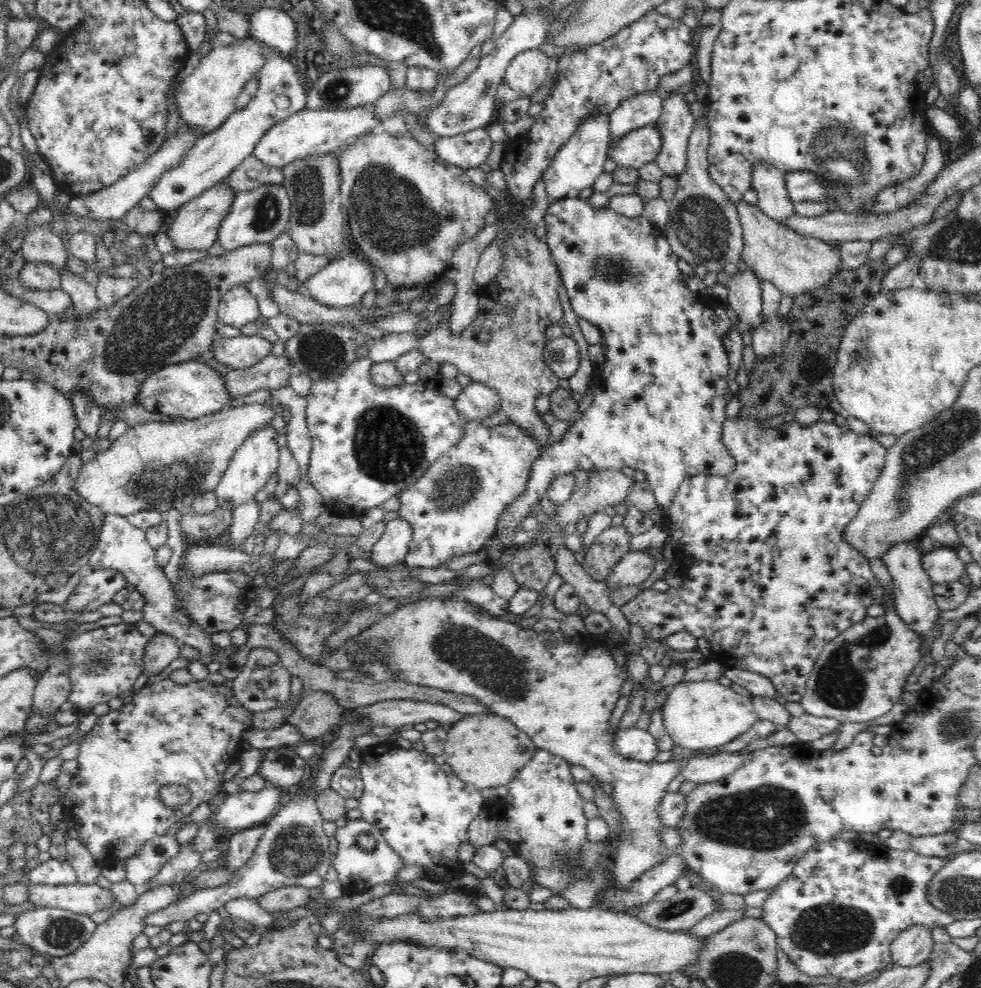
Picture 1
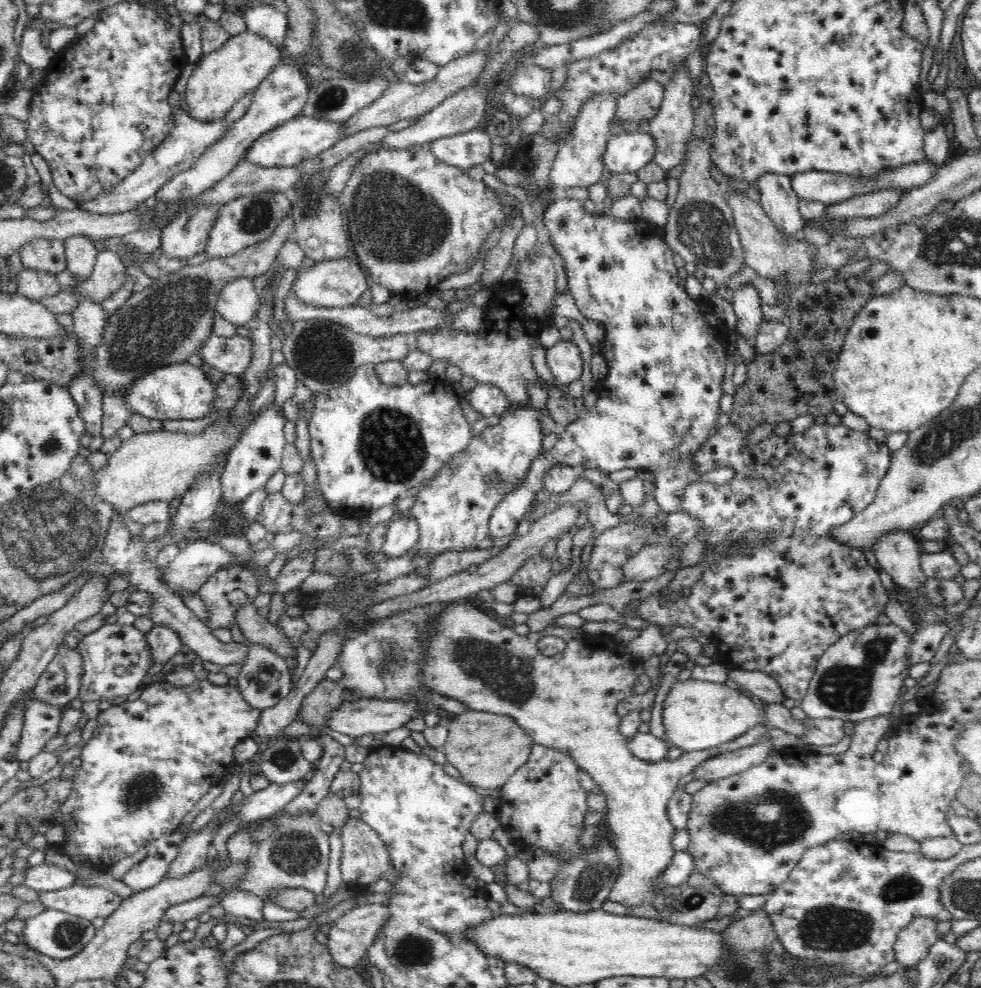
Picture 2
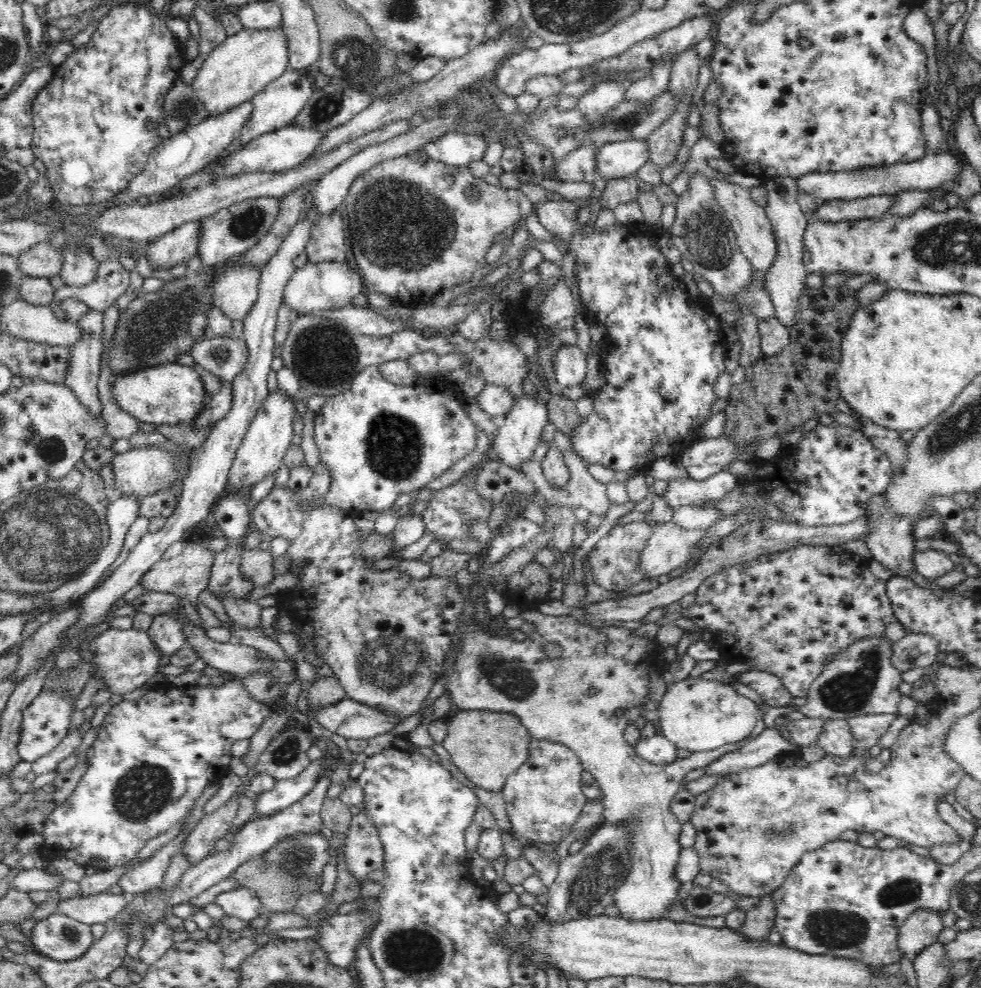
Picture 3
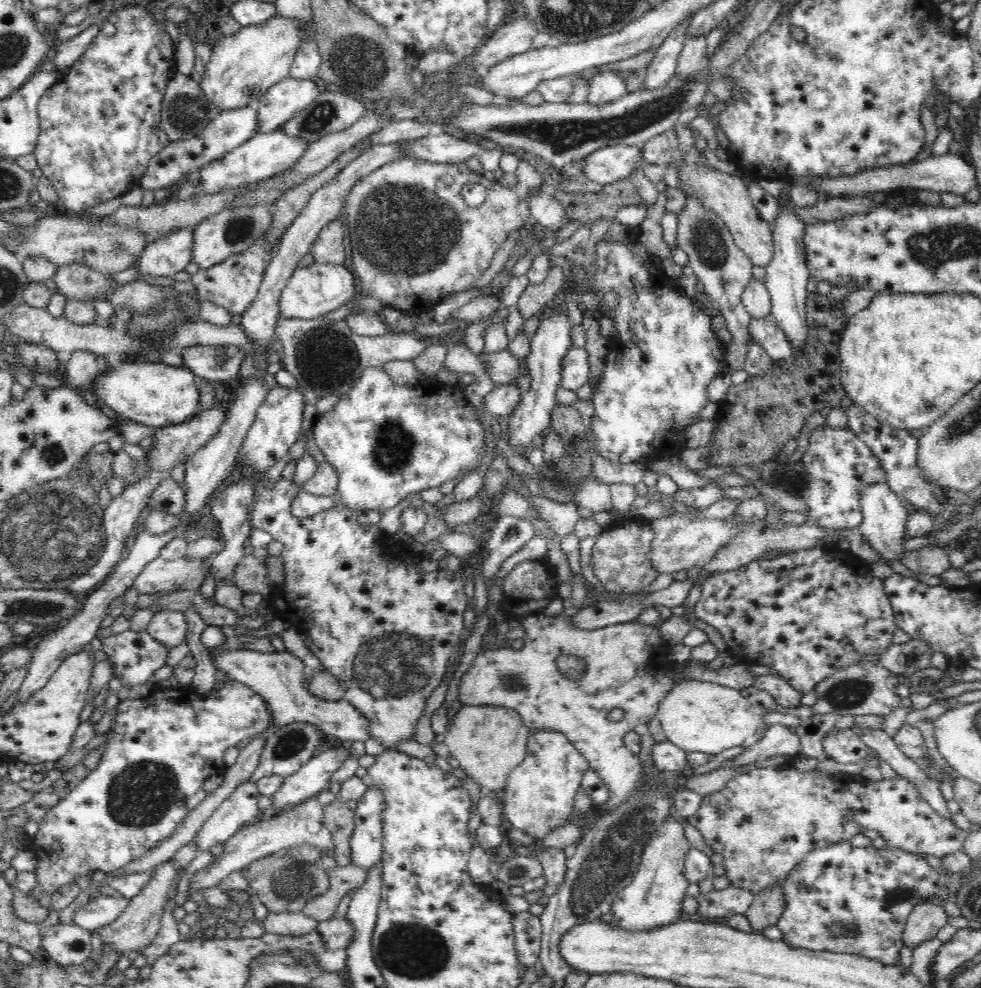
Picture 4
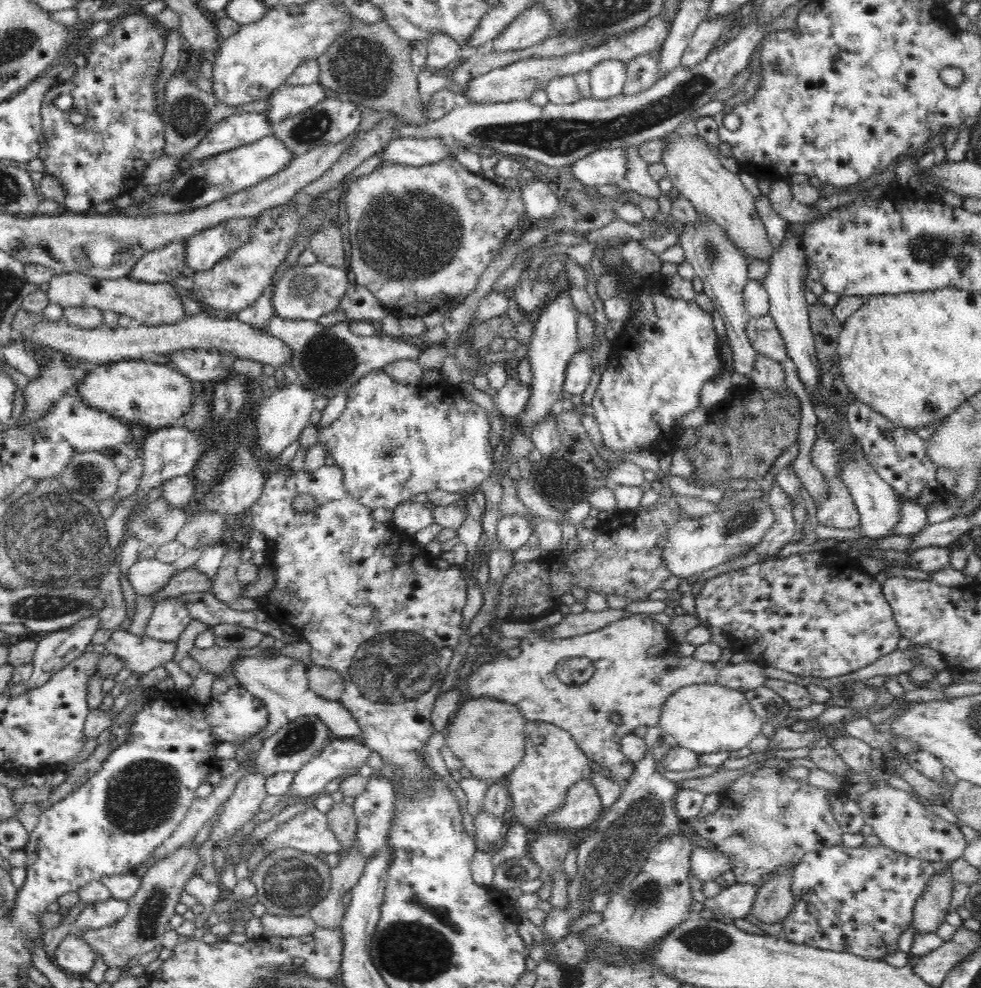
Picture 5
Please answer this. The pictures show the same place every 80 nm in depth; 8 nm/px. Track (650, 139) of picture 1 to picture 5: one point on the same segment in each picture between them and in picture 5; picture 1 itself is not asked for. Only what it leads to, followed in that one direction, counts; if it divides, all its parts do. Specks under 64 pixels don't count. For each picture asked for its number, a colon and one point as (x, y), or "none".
2: (630, 152)
3: (613, 160)
4: (607, 165)
5: (607, 166)

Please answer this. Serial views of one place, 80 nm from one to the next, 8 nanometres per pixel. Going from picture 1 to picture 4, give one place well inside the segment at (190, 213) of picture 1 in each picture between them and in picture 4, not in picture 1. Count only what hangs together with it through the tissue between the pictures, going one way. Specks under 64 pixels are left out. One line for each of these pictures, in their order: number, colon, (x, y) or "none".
2: (188, 234)
3: (178, 247)
4: (164, 258)

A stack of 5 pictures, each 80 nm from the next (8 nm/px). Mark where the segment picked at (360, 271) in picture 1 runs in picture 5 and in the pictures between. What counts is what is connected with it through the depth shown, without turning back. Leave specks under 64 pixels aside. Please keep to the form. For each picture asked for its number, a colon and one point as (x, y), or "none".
2: (336, 283)
3: (324, 286)
4: (312, 292)
5: (307, 293)

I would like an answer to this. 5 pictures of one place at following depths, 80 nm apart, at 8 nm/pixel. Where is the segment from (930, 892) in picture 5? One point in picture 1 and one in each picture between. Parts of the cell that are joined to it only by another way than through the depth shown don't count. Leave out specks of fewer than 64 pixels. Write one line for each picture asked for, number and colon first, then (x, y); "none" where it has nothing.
1: (912, 946)
2: (913, 941)
3: (921, 928)
4: (927, 917)

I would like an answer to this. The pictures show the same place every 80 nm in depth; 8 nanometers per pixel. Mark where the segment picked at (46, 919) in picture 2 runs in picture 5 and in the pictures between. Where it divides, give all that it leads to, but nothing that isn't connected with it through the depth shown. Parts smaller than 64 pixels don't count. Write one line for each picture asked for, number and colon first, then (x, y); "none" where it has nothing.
3: (59, 937)
4: (69, 945)
5: (74, 955)

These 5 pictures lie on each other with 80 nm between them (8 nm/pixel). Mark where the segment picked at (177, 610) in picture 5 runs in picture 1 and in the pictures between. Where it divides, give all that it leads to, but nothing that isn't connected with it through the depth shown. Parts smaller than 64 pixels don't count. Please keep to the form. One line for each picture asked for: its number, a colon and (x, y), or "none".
1: (161, 649)
2: (163, 642)
3: (166, 631)
4: (169, 627)

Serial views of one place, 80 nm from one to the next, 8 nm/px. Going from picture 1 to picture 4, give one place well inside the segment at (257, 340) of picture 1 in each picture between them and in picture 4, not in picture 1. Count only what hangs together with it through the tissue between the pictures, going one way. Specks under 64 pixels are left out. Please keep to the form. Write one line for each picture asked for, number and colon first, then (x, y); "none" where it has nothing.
2: (234, 355)
3: (225, 357)
4: (222, 362)

